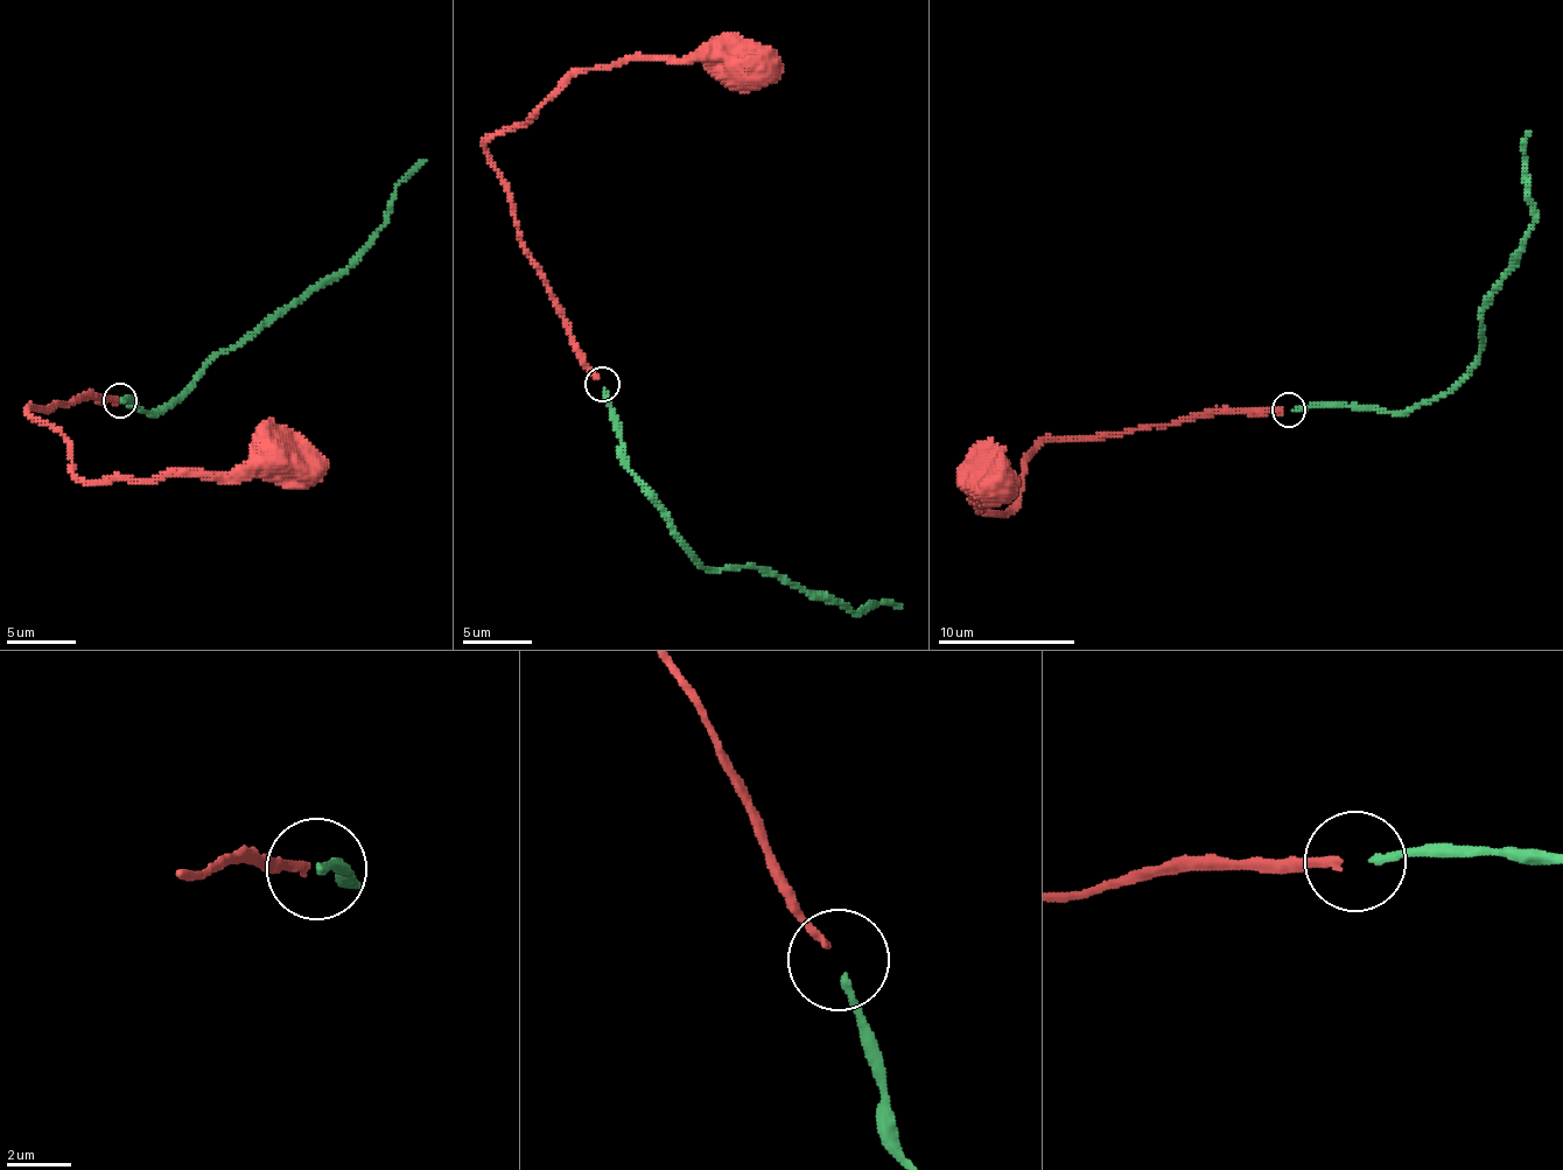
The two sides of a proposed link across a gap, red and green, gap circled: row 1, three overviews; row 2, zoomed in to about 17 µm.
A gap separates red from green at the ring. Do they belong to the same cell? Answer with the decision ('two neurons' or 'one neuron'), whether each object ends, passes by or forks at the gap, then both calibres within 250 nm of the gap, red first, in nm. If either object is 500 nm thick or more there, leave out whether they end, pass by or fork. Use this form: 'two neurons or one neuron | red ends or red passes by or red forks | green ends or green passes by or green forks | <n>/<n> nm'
one neuron | red ends | green ends | 240/220 nm

